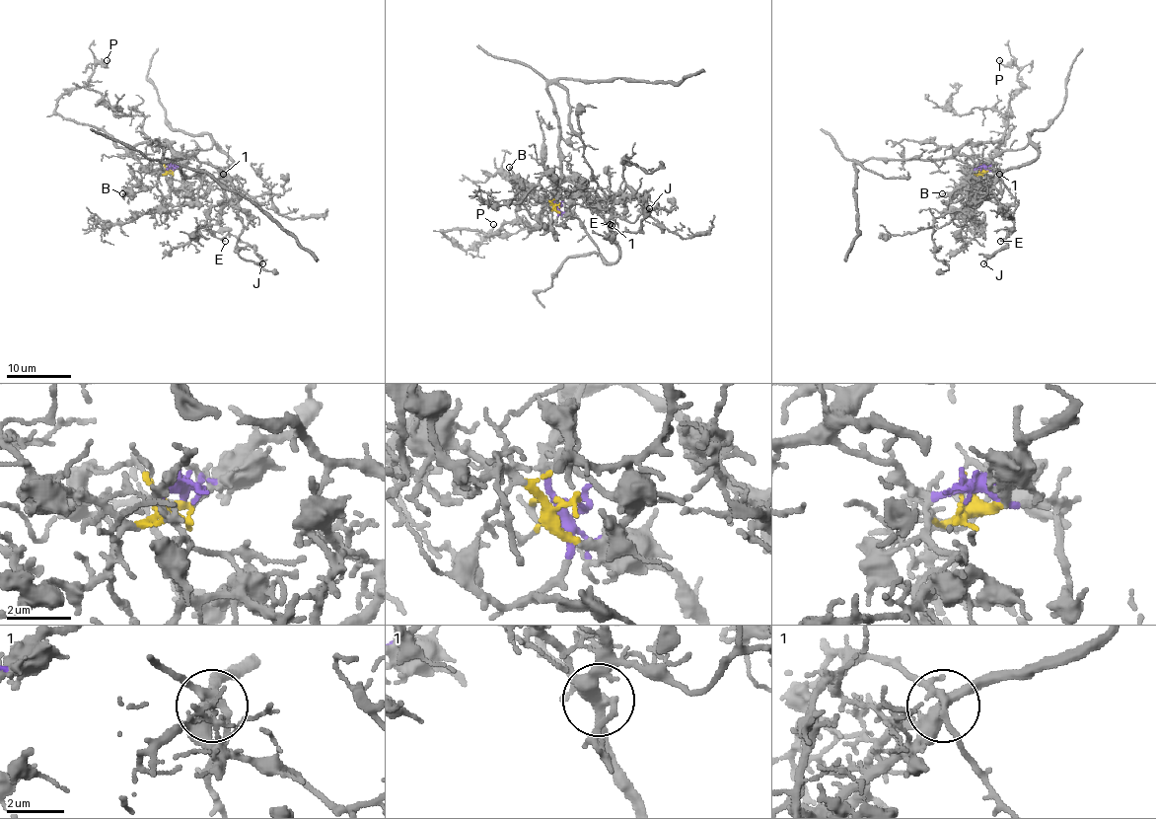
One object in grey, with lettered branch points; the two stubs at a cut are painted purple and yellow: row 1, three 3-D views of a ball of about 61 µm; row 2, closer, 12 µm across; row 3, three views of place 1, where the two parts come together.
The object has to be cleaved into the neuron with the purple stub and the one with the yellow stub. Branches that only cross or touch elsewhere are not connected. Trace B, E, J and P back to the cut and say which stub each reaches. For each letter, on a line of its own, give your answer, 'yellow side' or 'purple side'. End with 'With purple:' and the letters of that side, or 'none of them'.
B: yellow side
E: purple side
J: purple side
P: purple side
With purple: E, J, P

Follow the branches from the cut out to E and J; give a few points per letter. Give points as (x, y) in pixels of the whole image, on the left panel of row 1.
E: (174, 171), (167, 168), (177, 156), (192, 155), (227, 178), (219, 222), (228, 232), (225, 240)
J: (174, 171), (172, 166), (167, 168), (177, 156), (192, 155), (227, 178), (220, 226), (250, 244), (262, 264)

